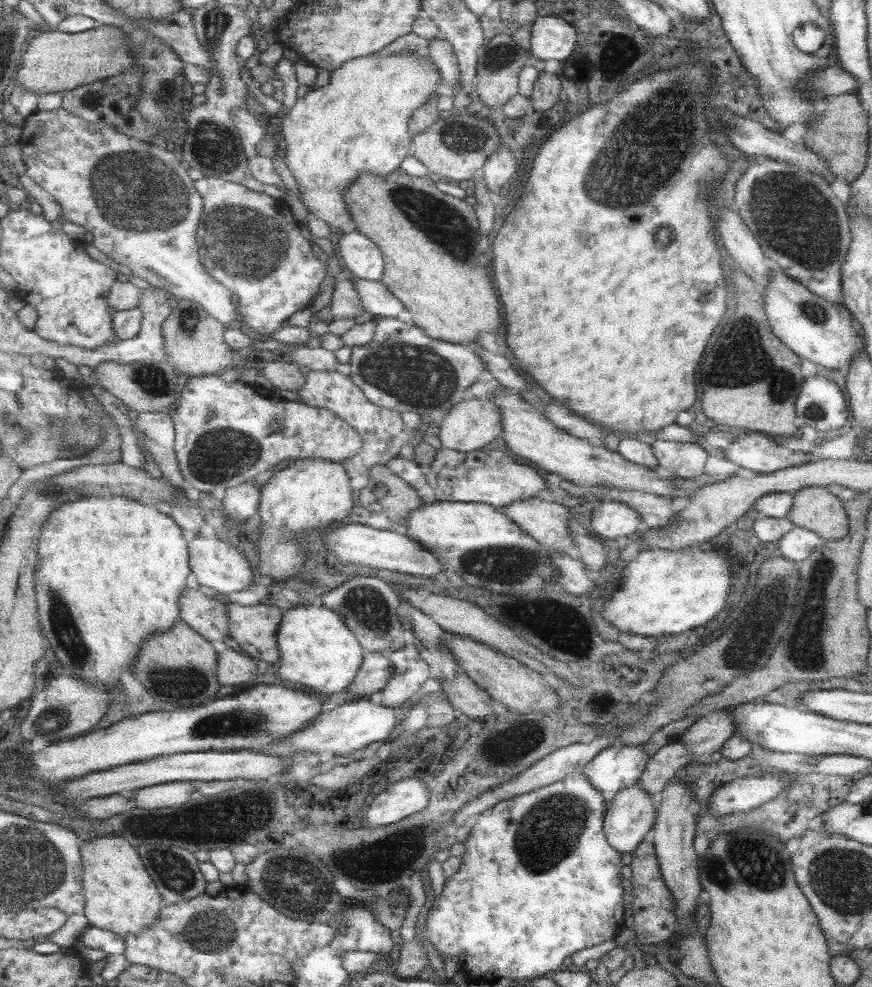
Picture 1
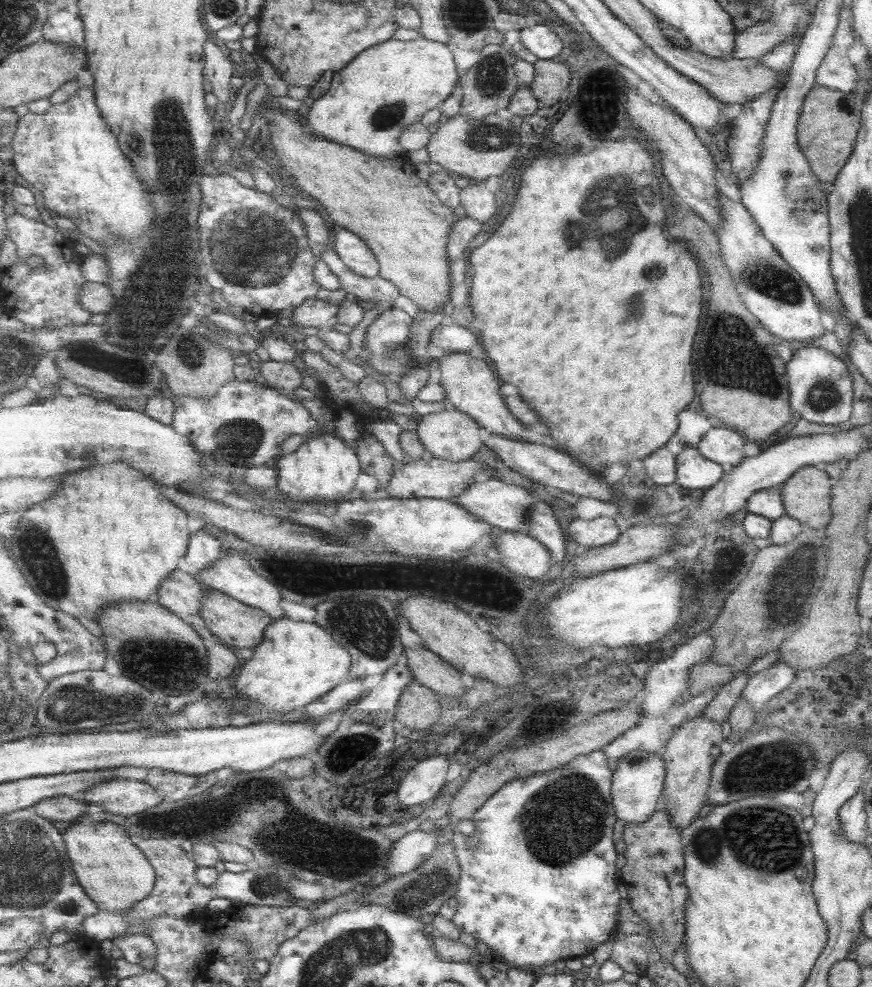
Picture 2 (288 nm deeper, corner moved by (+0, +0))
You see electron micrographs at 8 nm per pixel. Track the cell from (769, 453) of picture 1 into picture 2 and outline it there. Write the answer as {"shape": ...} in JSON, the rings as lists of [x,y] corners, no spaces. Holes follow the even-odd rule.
{"shape":[[[711,428],[697,446],[709,462],[719,466],[729,464],[731,468],[739,464],[739,448],[743,448],[743,438],[739,440],[737,432],[725,428]]]}

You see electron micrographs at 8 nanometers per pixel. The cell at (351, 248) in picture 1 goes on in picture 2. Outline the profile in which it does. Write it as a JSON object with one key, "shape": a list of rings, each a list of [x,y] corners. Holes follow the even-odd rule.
{"shape":[[[337,228],[335,230],[335,250],[339,252],[341,260],[359,276],[377,278],[381,274],[381,262],[371,250],[371,246],[355,232]]]}

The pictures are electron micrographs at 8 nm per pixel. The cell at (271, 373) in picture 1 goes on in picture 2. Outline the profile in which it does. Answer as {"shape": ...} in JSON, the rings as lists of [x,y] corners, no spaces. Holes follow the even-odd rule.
{"shape":[[[263,362],[261,376],[267,380],[267,386],[275,386],[277,390],[285,390],[293,394],[303,384],[303,374],[291,362]]]}

